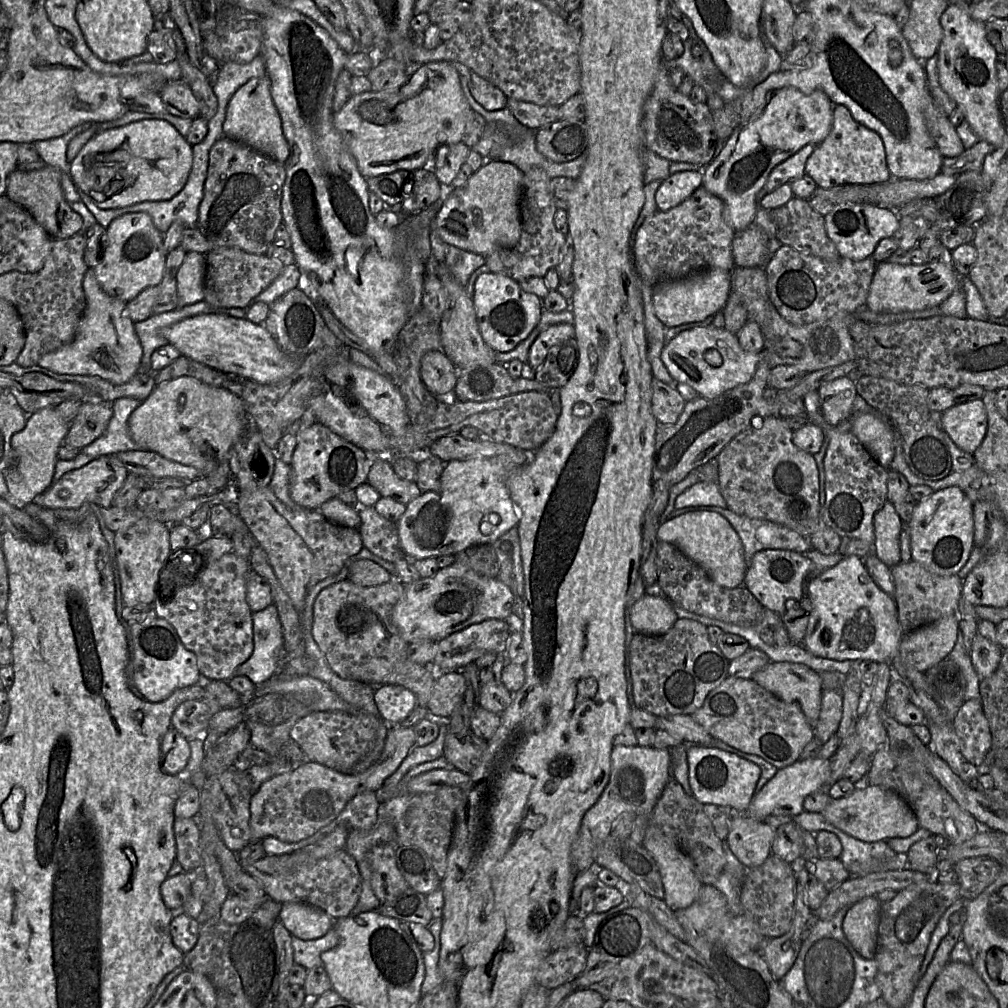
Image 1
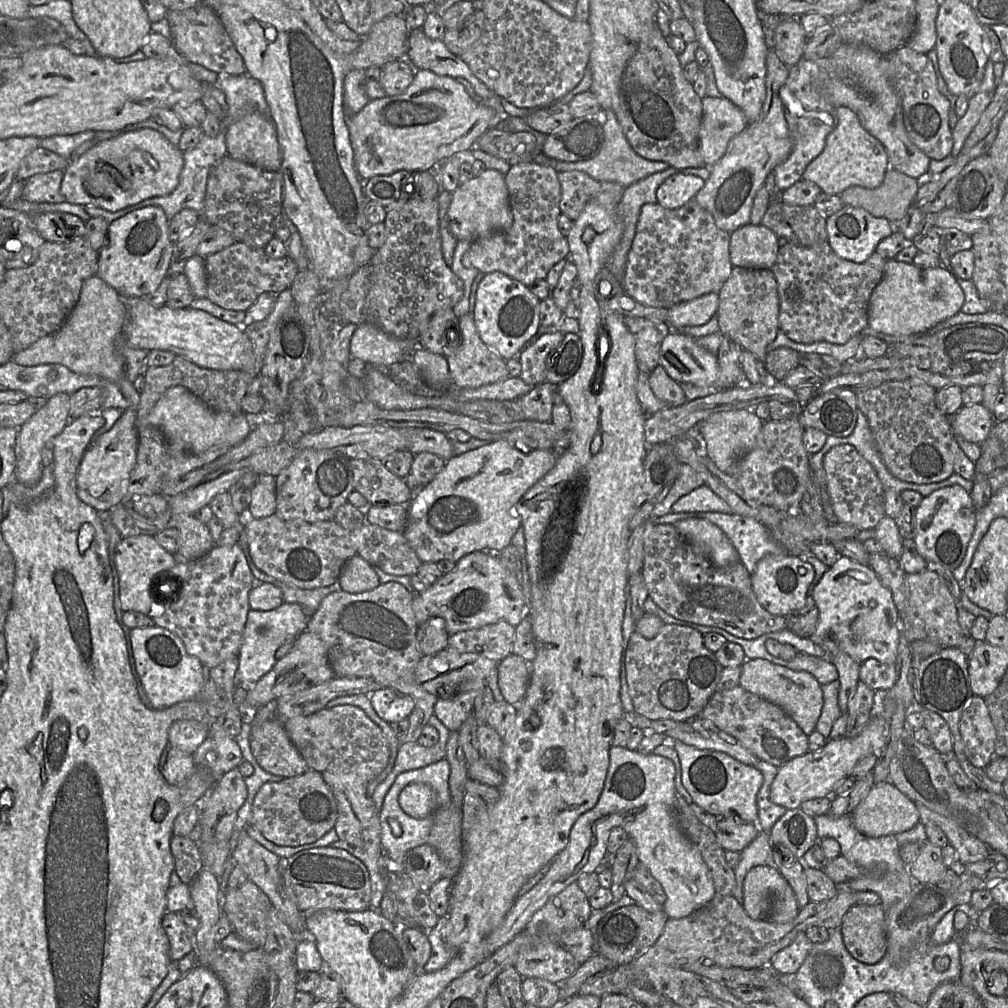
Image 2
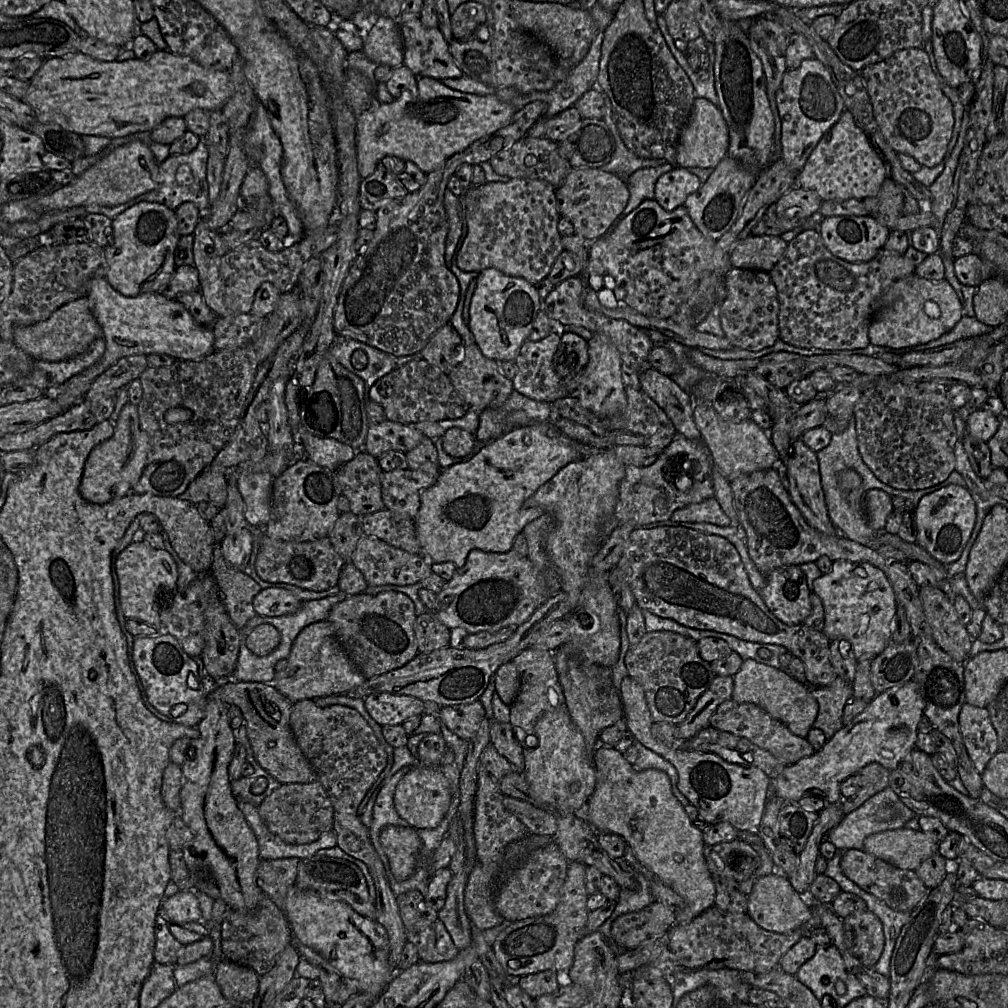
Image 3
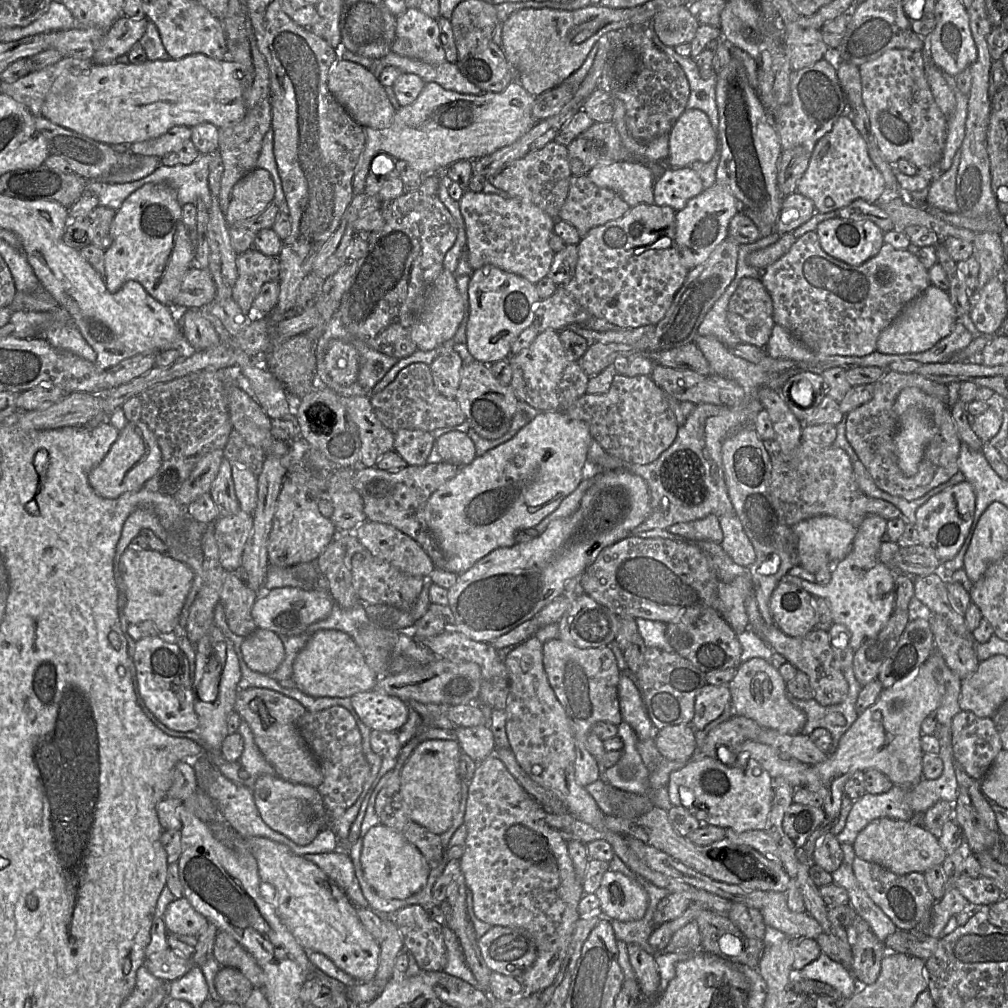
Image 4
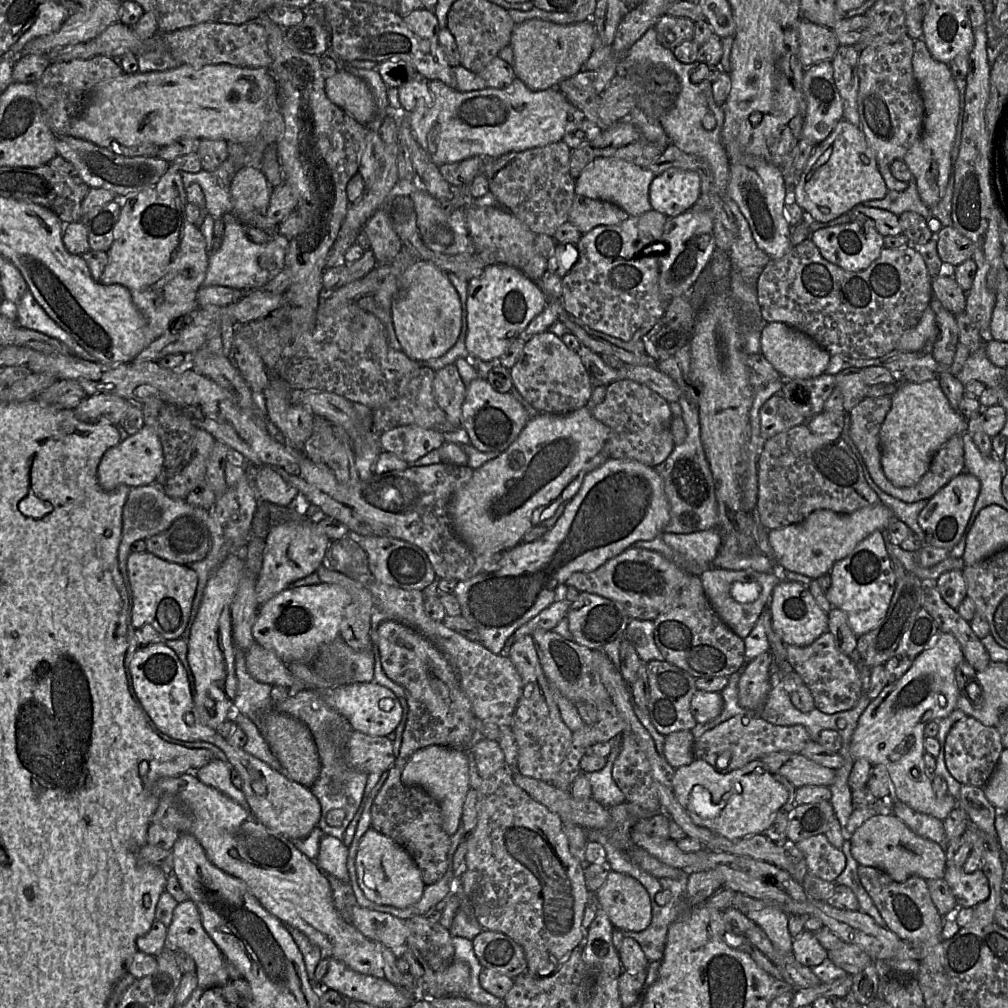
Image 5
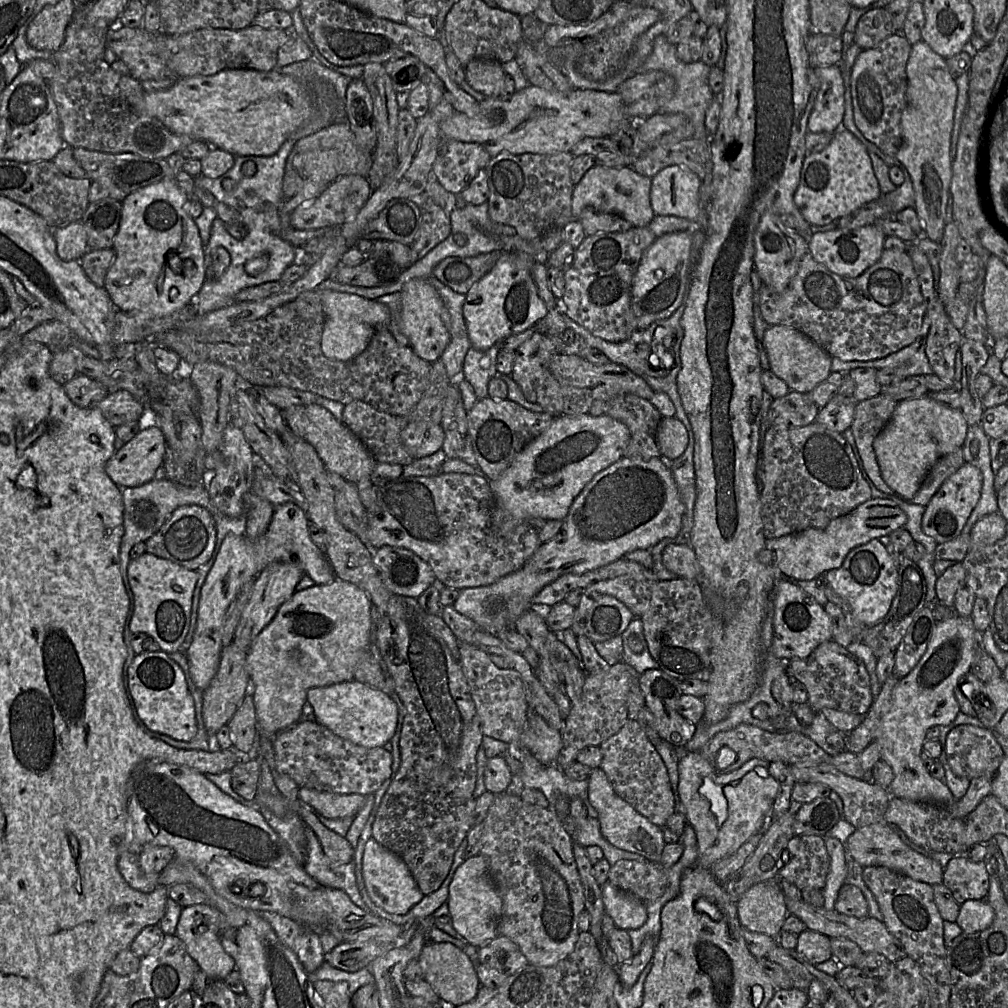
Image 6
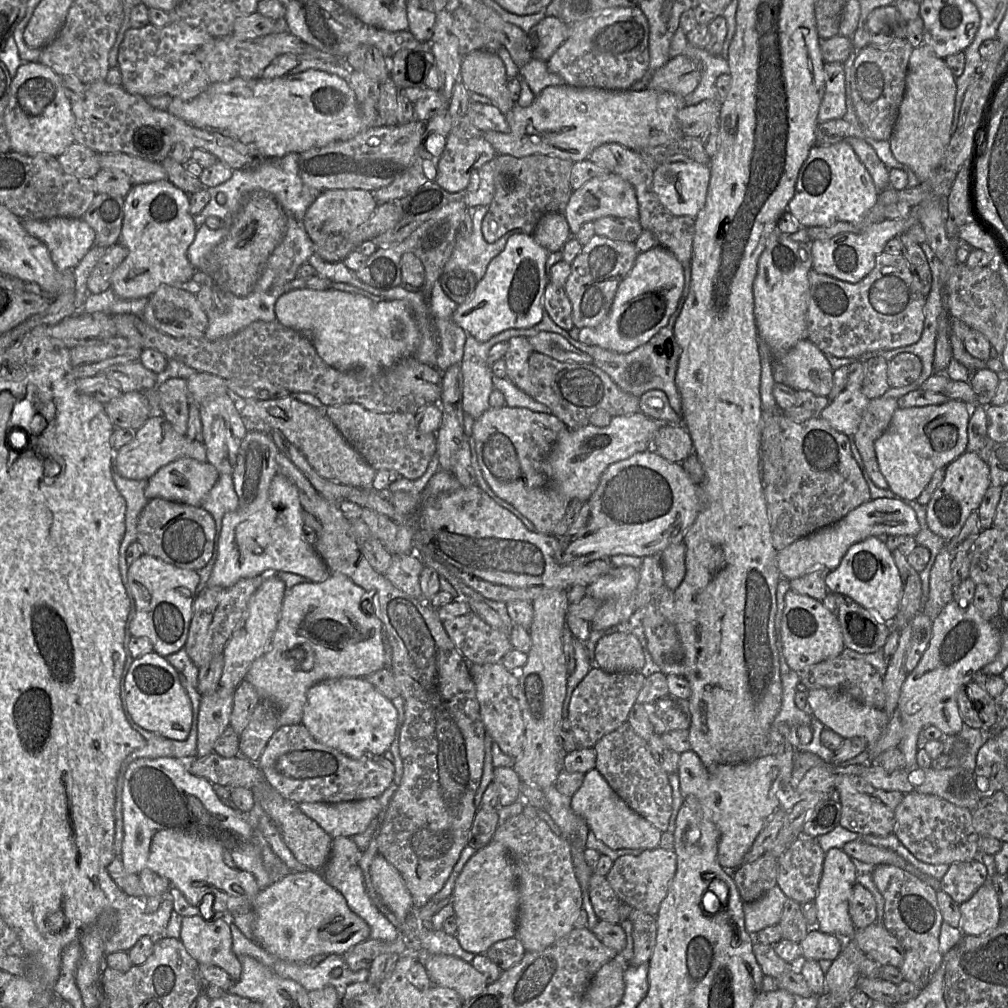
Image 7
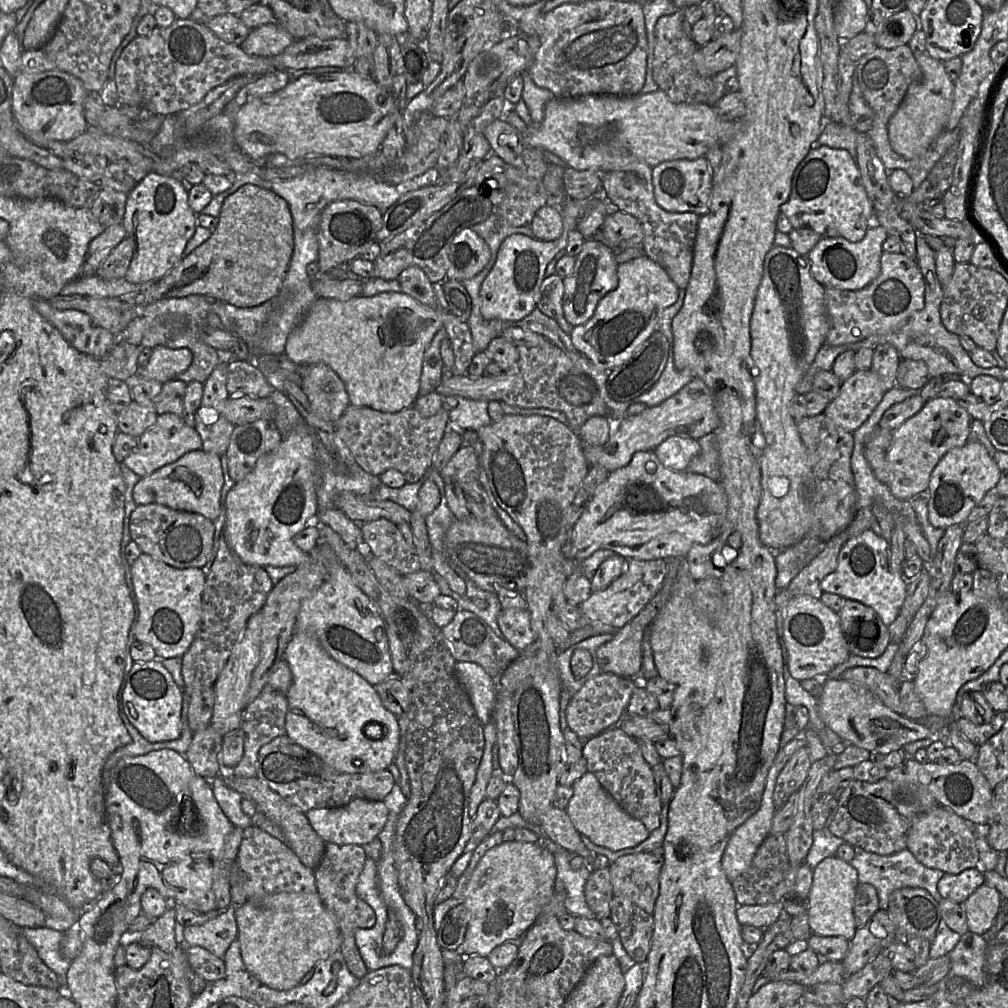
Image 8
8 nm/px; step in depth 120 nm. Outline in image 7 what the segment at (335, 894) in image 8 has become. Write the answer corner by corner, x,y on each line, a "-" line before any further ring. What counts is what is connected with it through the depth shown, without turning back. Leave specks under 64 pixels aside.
336,837
332,840
331,852
321,875
329,885
337,885
341,876
352,866
358,865
362,851
349,837

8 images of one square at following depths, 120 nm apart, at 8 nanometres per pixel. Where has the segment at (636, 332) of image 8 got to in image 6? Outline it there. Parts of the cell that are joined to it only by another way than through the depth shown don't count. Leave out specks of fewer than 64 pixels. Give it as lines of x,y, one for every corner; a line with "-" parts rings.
676,231
657,237
644,252
631,286
631,309
636,330
669,318
681,305
692,272
692,231

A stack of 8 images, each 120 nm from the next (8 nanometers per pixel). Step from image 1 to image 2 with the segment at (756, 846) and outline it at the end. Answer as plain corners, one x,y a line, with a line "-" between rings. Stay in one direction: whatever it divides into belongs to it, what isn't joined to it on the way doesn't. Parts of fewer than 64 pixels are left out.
724,817
714,832
718,843
727,851
742,852
758,835
757,823
748,823
734,817

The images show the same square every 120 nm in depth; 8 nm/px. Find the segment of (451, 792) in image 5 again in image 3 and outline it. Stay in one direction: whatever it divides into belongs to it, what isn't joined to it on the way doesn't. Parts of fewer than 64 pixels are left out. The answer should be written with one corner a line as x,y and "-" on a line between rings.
429,734
424,737
417,752
417,763
398,782
394,792
394,806
398,815
411,828
435,828
447,813
451,803
450,785
441,771
441,761
447,745
440,734

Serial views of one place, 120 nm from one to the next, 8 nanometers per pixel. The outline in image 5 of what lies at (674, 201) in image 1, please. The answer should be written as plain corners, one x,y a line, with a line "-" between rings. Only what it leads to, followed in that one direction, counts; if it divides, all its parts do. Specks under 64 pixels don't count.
670,168
657,174
649,188
652,209
675,217
692,208
700,198
700,176
690,170

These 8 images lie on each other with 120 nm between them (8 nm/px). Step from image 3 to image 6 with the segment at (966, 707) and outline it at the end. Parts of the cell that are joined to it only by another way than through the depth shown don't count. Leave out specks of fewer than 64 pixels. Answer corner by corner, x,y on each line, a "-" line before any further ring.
968,724
958,725
947,734
945,751
952,772
969,780
981,776
994,777
1004,757
993,729

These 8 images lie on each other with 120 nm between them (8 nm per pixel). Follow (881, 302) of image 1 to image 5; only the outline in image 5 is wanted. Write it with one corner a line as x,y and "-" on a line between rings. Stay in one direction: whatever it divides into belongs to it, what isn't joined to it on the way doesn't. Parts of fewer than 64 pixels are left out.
929,306
924,311
919,323
906,330
897,344
897,350
914,352
921,350
927,342
935,342
938,337
938,327
935,313

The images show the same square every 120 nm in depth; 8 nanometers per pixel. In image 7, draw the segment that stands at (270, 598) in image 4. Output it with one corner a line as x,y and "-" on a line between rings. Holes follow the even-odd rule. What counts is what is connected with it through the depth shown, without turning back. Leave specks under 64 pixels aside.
332,573
324,581
307,581
286,590
271,647
252,663
244,679
255,687
261,698
277,707
282,727
301,723
307,691
315,684
327,679
365,678
384,667
383,623
376,601
349,578
-
308,653
313,656
313,665
305,670
302,662

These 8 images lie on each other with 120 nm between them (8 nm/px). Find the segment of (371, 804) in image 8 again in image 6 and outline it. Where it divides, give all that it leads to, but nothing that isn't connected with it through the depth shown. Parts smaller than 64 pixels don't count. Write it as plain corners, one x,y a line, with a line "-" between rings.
306,788
299,790
298,798
328,819
354,817
366,801
365,796
360,794
337,794

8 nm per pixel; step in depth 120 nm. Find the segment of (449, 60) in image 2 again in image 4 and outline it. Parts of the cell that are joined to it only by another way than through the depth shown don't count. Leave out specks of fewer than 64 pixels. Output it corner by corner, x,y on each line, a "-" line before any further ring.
419,8
407,9
395,18
395,33
417,50
417,58
411,59
430,65
446,62
438,19
427,16

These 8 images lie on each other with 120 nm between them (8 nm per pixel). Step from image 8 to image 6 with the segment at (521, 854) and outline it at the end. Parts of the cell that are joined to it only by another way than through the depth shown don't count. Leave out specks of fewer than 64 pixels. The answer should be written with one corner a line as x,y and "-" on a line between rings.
483,855
468,858
457,868
449,886
448,908
454,928
468,944
479,948
499,936
502,899

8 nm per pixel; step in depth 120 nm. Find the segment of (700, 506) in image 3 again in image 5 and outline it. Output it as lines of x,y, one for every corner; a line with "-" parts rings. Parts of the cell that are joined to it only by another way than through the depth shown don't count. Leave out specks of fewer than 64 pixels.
717,527
690,534
664,532
663,542
685,558
697,564
712,563
722,543
722,534

